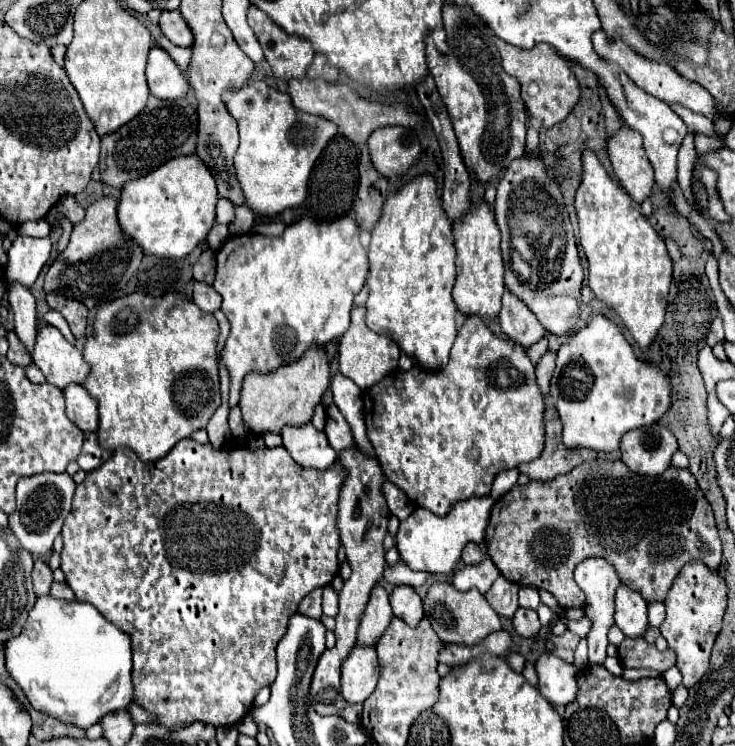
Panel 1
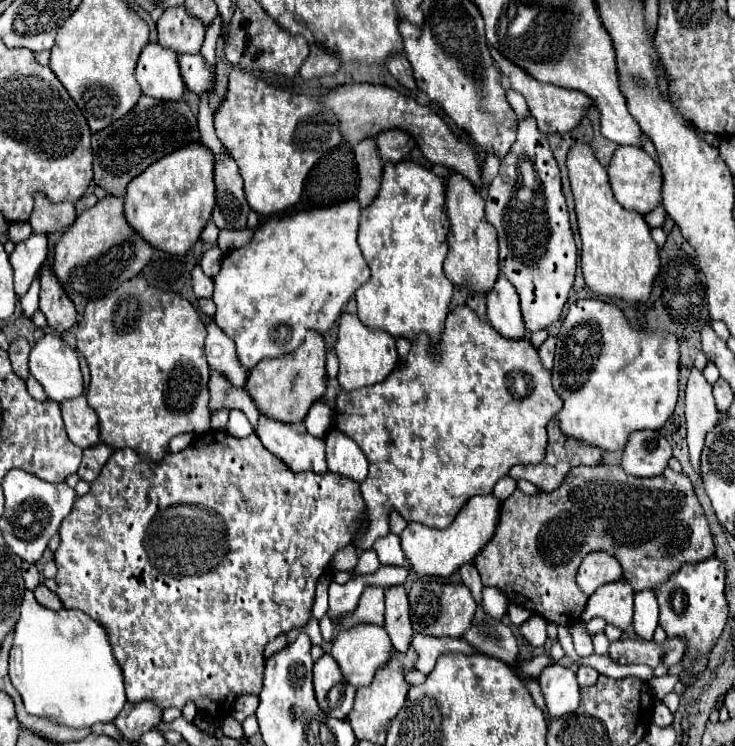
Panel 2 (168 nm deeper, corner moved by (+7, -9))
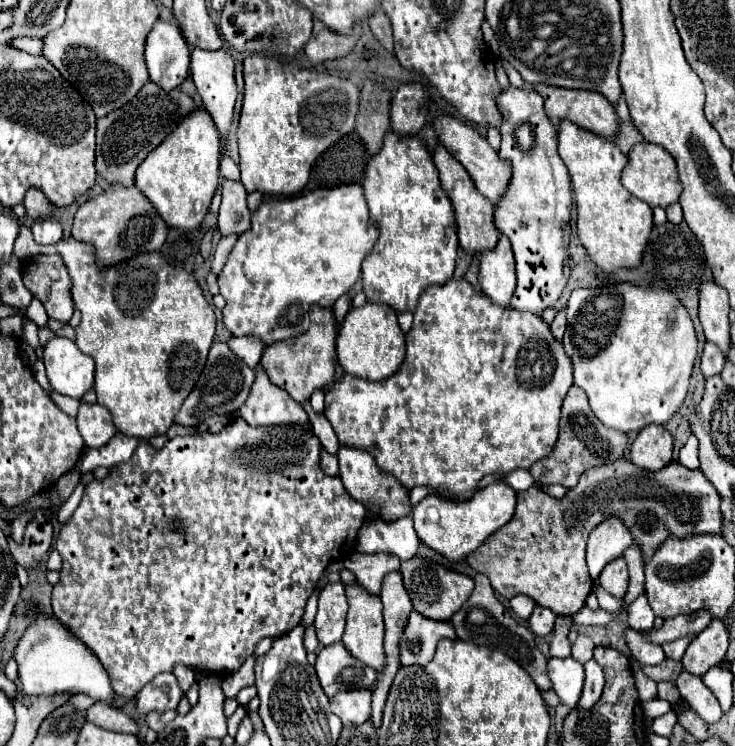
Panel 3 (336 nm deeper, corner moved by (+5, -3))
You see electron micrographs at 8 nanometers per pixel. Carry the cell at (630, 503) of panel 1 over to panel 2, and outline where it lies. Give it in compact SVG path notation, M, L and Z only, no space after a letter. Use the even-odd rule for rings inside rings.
M597 464L571 468L563 484L553 492L539 490L533 496L525 496L521 490L515 490L507 500L503 500L495 534L475 556L473 564L479 570L483 584L499 588L511 604L527 608L543 616L547 622L571 626L581 618L589 598L579 590L575 574L583 558L599 550L619 560L623 580L627 580L635 592L655 590L675 572L679 572L683 564L711 558L711 532L703 508L693 492L691 480L685 474L673 472L671 468L655 478L629 476L621 466Z

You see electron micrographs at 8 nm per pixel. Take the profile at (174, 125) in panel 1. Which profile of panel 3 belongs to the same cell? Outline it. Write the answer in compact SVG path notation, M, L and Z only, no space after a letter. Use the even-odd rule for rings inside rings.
M147 82L129 104L97 120L97 156L95 156L97 172L111 184L117 182L133 186L137 166L147 158L147 154L153 148L157 148L165 140L165 136L173 132L181 118L185 118L187 112L193 108L195 102L179 88L165 92L161 86Z

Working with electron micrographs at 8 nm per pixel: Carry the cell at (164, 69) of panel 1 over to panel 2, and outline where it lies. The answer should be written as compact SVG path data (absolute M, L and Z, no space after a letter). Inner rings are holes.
M147 44L143 48L137 62L137 82L143 94L157 100L181 100L185 92L177 54L159 44Z

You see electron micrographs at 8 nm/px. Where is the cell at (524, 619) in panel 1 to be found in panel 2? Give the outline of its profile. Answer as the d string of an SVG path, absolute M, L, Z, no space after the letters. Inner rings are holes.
M533 614L529 620L525 620L521 626L519 626L519 632L527 638L527 642L531 646L543 646L545 640L547 640L547 632L545 632L545 618Z

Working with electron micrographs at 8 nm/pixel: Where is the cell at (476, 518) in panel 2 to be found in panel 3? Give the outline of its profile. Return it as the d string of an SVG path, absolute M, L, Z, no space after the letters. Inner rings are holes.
M503 480L491 482L465 502L453 502L443 496L429 494L413 508L415 530L421 542L425 542L429 548L447 556L447 560L451 562L459 562L469 552L479 548L497 528L501 528L511 520L515 504L517 504L517 492Z

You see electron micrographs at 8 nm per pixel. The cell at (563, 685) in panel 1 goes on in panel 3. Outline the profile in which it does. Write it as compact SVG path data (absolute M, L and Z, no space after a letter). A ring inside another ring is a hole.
M551 658L547 664L549 678L553 682L553 690L561 698L561 702L569 708L575 708L583 690L583 664L575 658Z

